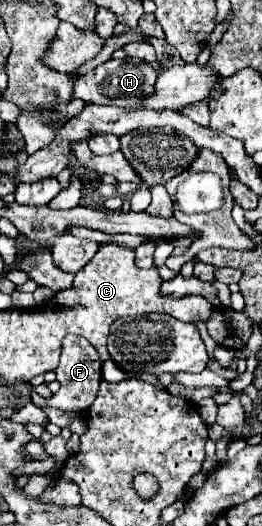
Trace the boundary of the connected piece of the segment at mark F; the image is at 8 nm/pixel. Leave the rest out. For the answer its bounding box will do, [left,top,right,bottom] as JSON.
[31,335,101,411]

